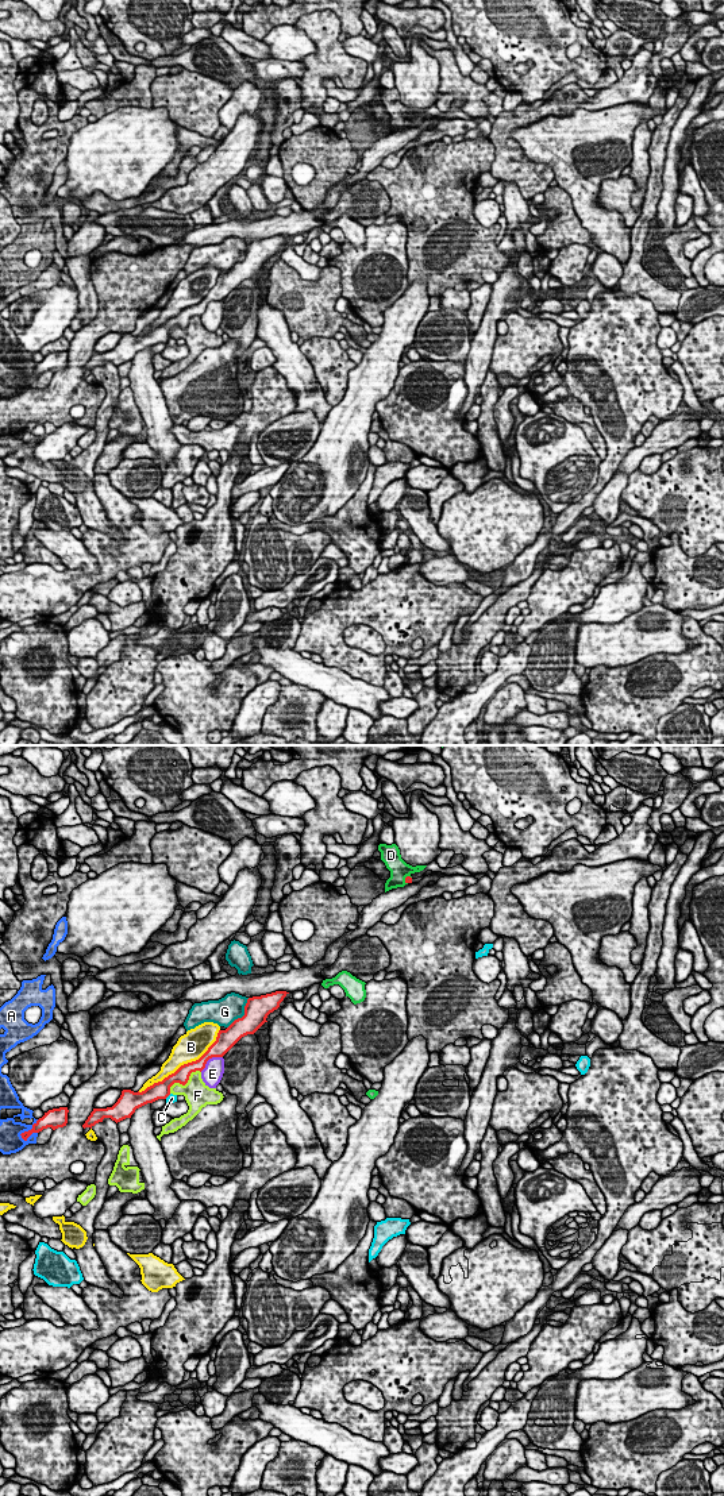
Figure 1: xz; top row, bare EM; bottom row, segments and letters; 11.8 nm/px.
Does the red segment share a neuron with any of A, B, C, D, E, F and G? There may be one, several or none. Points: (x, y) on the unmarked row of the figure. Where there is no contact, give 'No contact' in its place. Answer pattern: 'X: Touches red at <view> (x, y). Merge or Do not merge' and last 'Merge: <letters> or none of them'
A: Touches red at xz (26, 376). Do not merge
B: Touches red at xz (184, 308). Do not merge
C: Touches red at xz (168, 339). Do not merge
D: Touches red at xz (405, 123). Do not merge
E: Touches red at xz (210, 301). Do not merge
F: Touches red at xz (184, 328). Do not merge
G: Touches red at xz (245, 258). Do not merge
Merge: none of them

